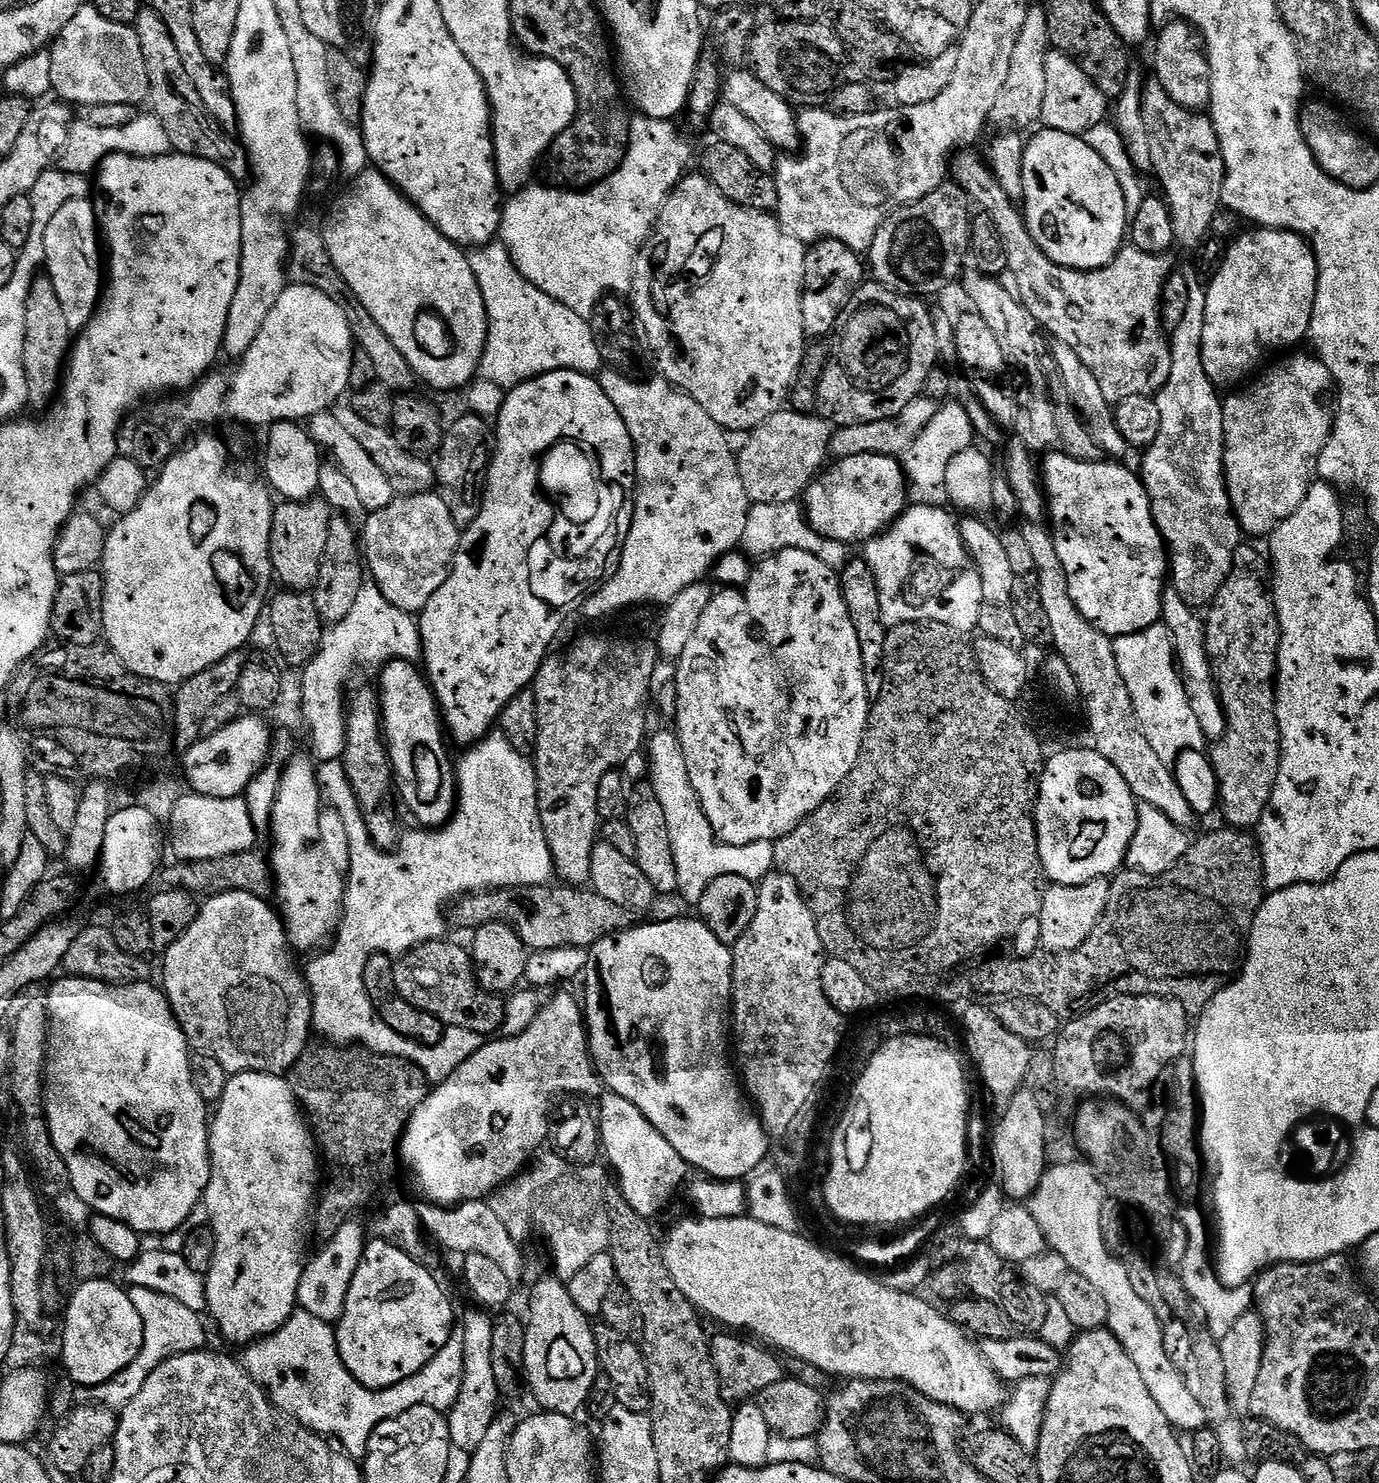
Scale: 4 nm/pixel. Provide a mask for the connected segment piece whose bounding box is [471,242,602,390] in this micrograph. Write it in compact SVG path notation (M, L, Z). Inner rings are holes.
M492 242L485 248L488 249L481 256L471 257L472 269L488 315L488 337L480 359L479 375L496 383L500 388L511 390L517 388L519 384L525 384L527 380L534 379L535 376L545 376L547 372L574 370L589 374L599 373L602 368L602 357L591 323L585 317L576 314L574 310L568 309L562 302L543 293L538 286L532 285L517 270L511 260L511 254L502 243Z

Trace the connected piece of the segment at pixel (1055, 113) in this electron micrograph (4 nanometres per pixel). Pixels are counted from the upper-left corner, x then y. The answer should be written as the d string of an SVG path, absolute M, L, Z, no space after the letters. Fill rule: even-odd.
M1055 50L1049 51L1045 58L1045 74L1042 85L1043 96L1038 118L1044 128L1053 128L1071 136L1084 136L1105 119L1105 97L1101 96L1098 86L1080 69L1076 61Z

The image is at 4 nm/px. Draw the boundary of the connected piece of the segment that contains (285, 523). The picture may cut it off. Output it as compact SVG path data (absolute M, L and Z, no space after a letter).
M313 498L302 502L289 500L280 502L270 512L270 536L272 532L272 556L270 552L270 563L273 573L281 580L283 587L288 590L308 590L316 584L320 568L324 565L324 551L326 550L326 538L330 530L330 522L334 515L333 509L329 507L323 498Z

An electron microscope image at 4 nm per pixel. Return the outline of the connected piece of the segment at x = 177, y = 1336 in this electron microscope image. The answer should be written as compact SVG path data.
M145 1288L127 1289L130 1302L138 1310L144 1323L144 1345L141 1352L124 1370L112 1380L96 1387L81 1387L79 1389L81 1401L91 1402L113 1410L123 1409L142 1390L146 1378L158 1367L163 1360L172 1356L181 1356L187 1352L198 1352L205 1347L204 1324L201 1313L182 1306L182 1302L174 1302L174 1298L166 1298L166 1294L158 1294L154 1290Z

